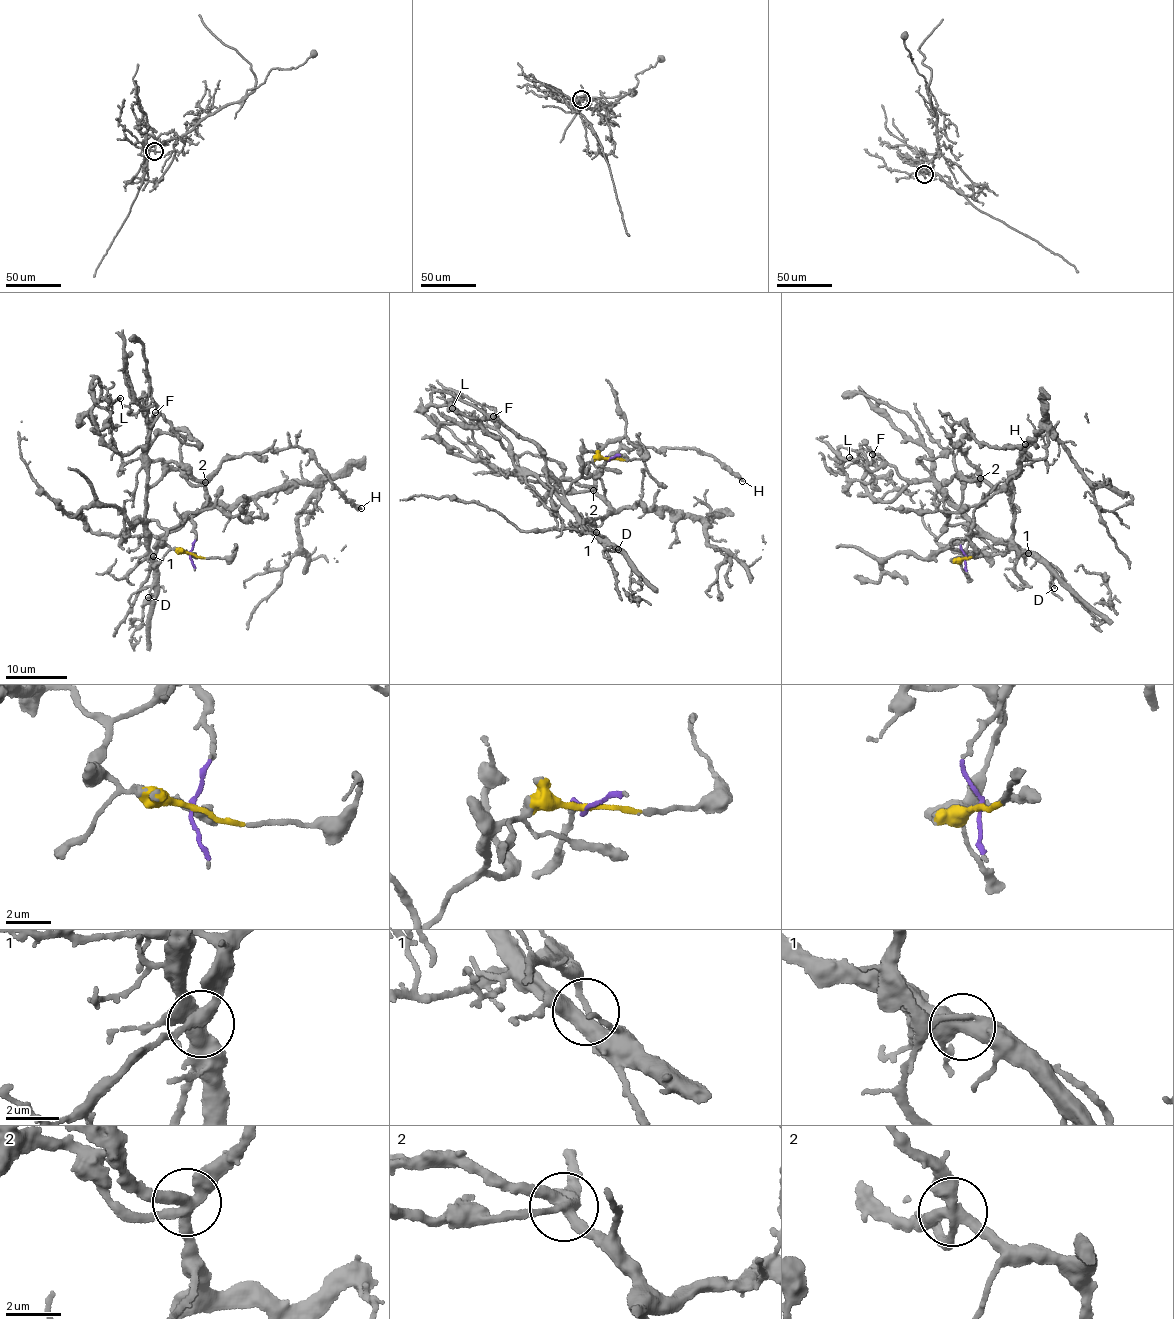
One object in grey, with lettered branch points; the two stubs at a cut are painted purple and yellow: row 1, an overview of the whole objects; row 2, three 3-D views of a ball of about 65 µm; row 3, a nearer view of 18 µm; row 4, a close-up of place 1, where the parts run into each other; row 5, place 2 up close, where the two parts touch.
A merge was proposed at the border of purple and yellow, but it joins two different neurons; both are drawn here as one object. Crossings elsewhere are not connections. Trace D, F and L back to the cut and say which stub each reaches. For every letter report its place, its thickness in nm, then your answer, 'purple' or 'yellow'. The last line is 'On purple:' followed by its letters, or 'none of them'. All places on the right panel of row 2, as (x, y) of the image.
D: place (1054, 588); calibre 120 nm; yellow
F: place (872, 454); calibre 120 nm; yellow
L: place (849, 457); calibre 170 nm; yellow
On purple: none of them

